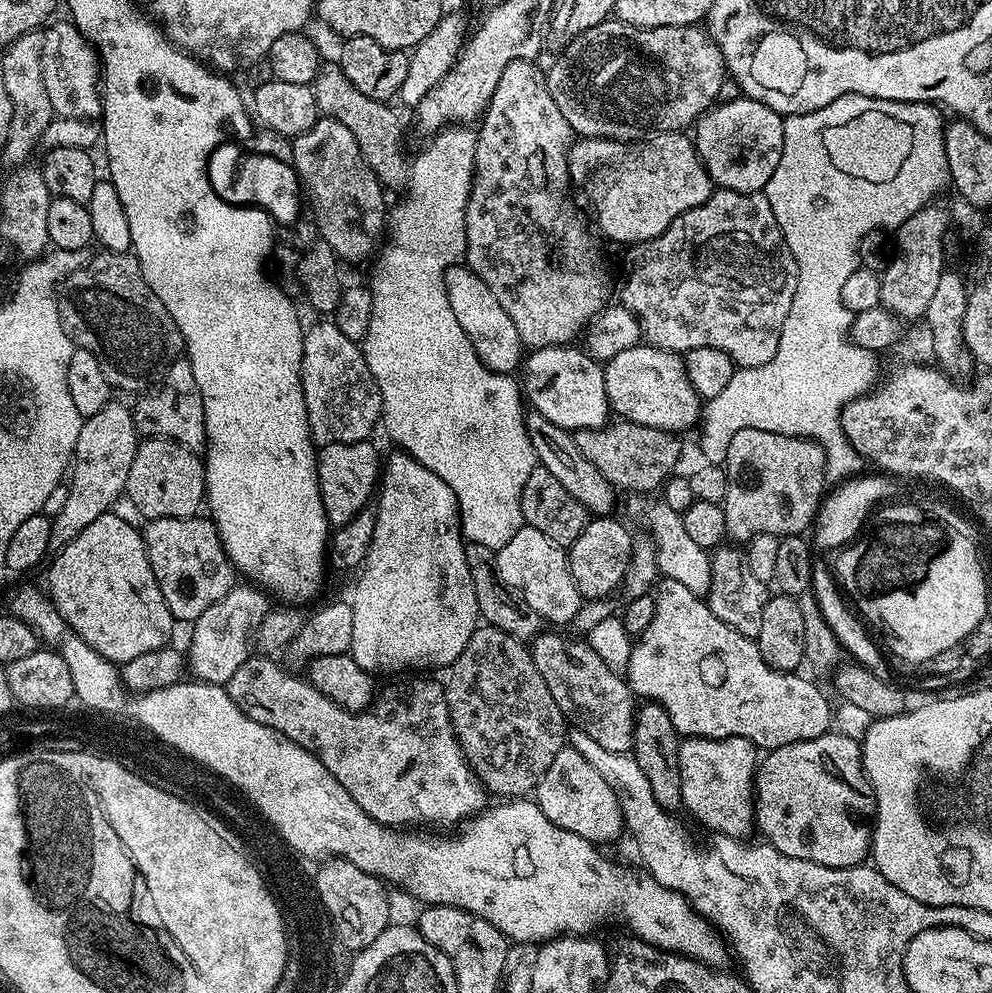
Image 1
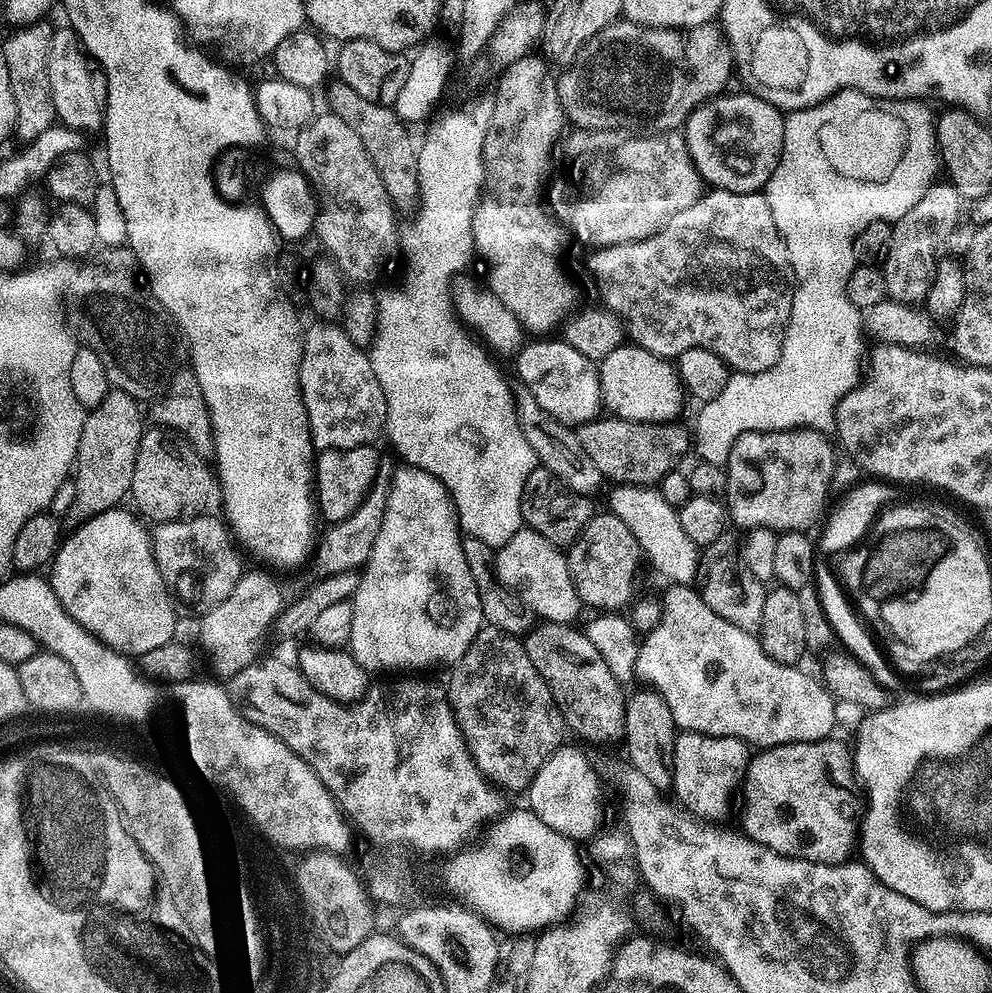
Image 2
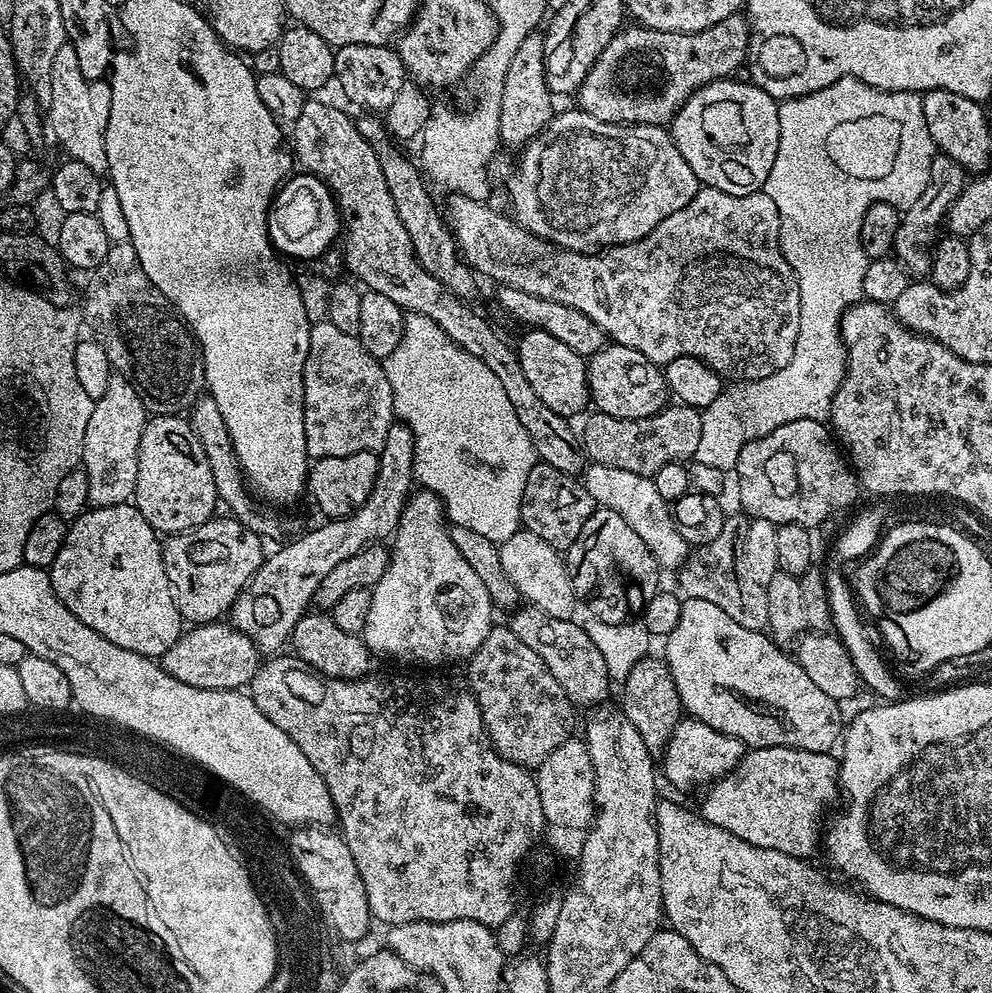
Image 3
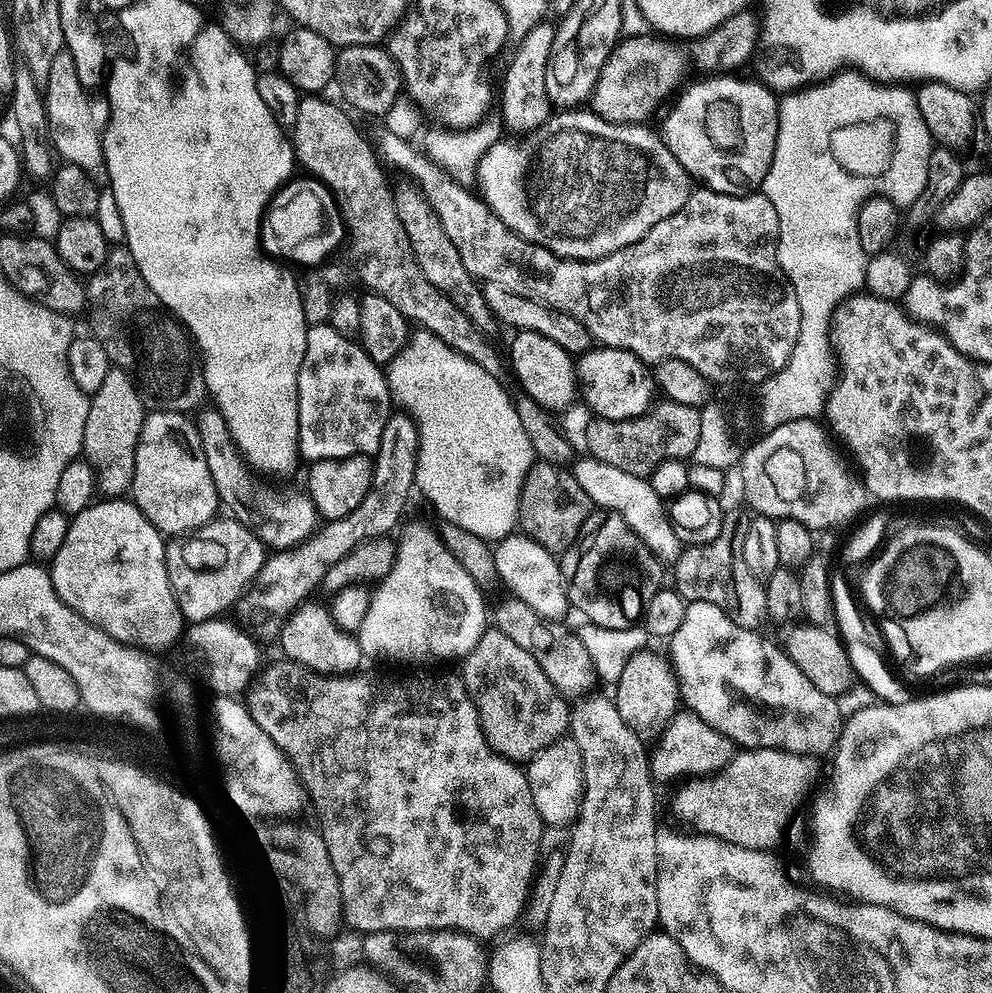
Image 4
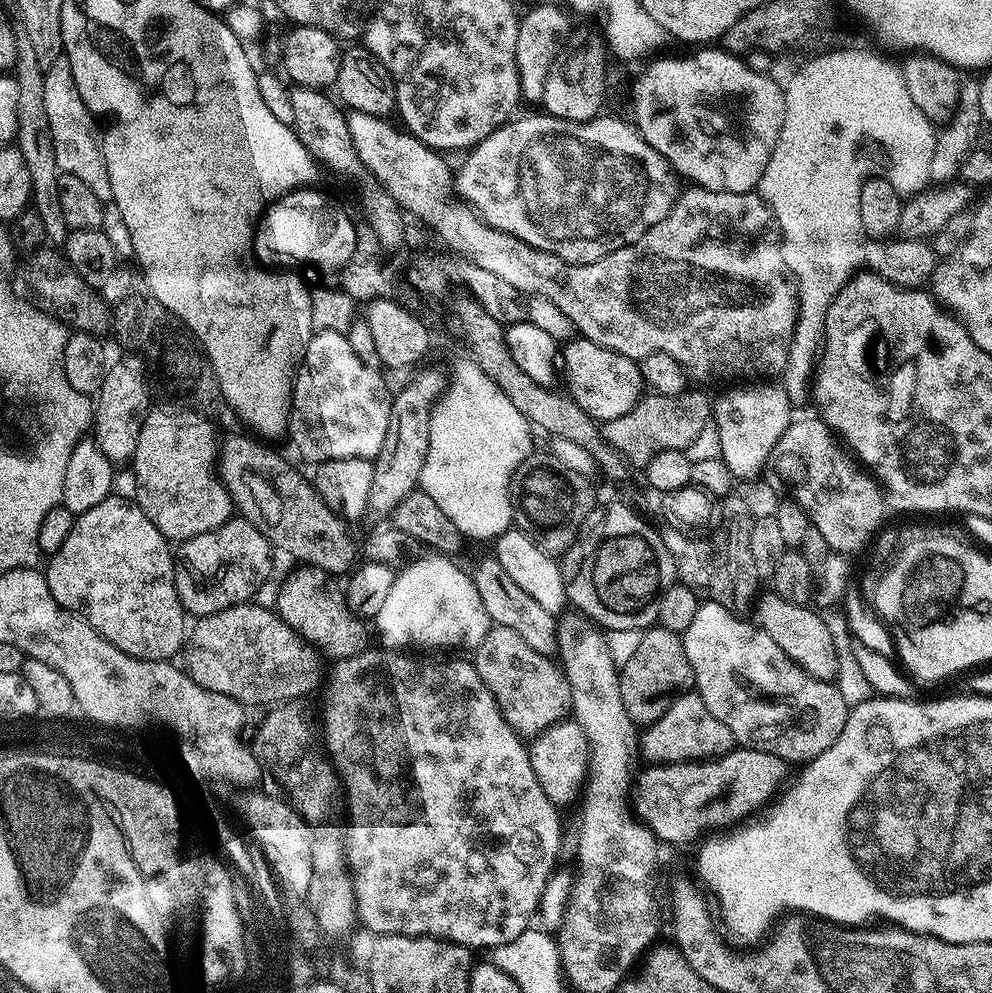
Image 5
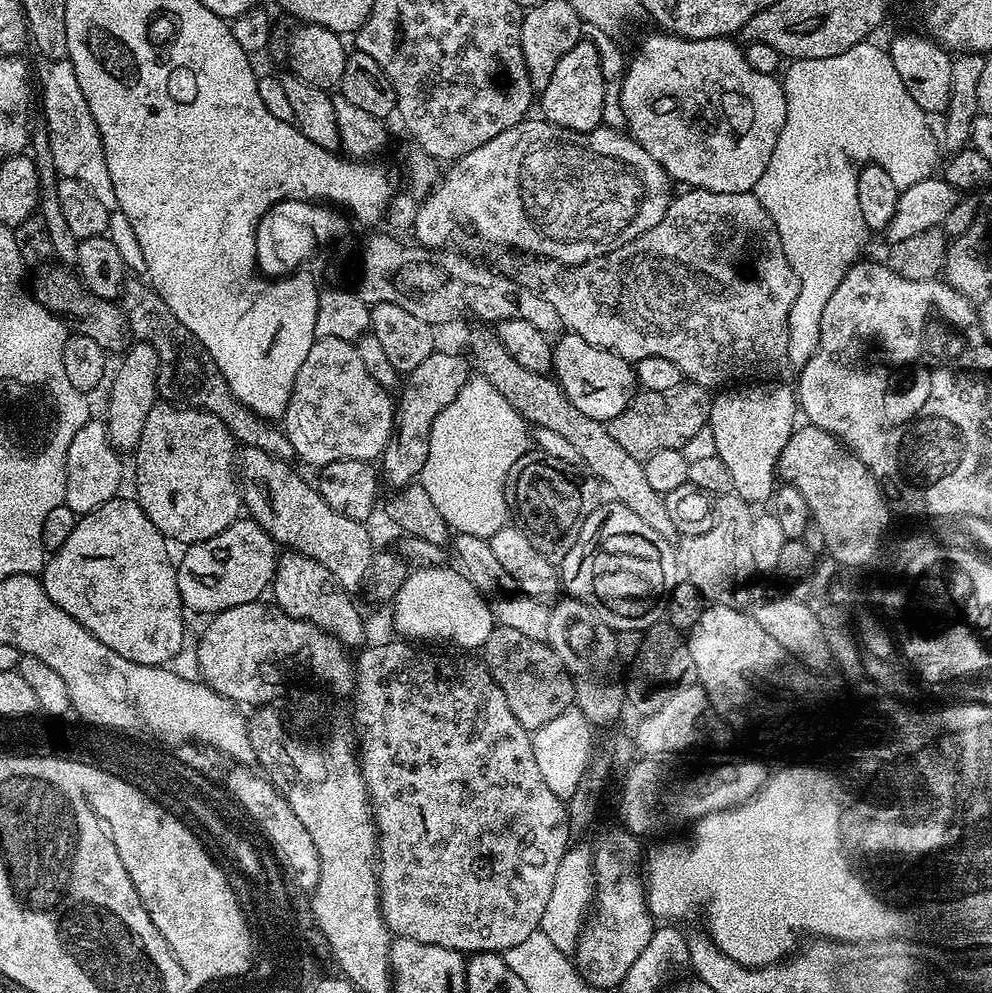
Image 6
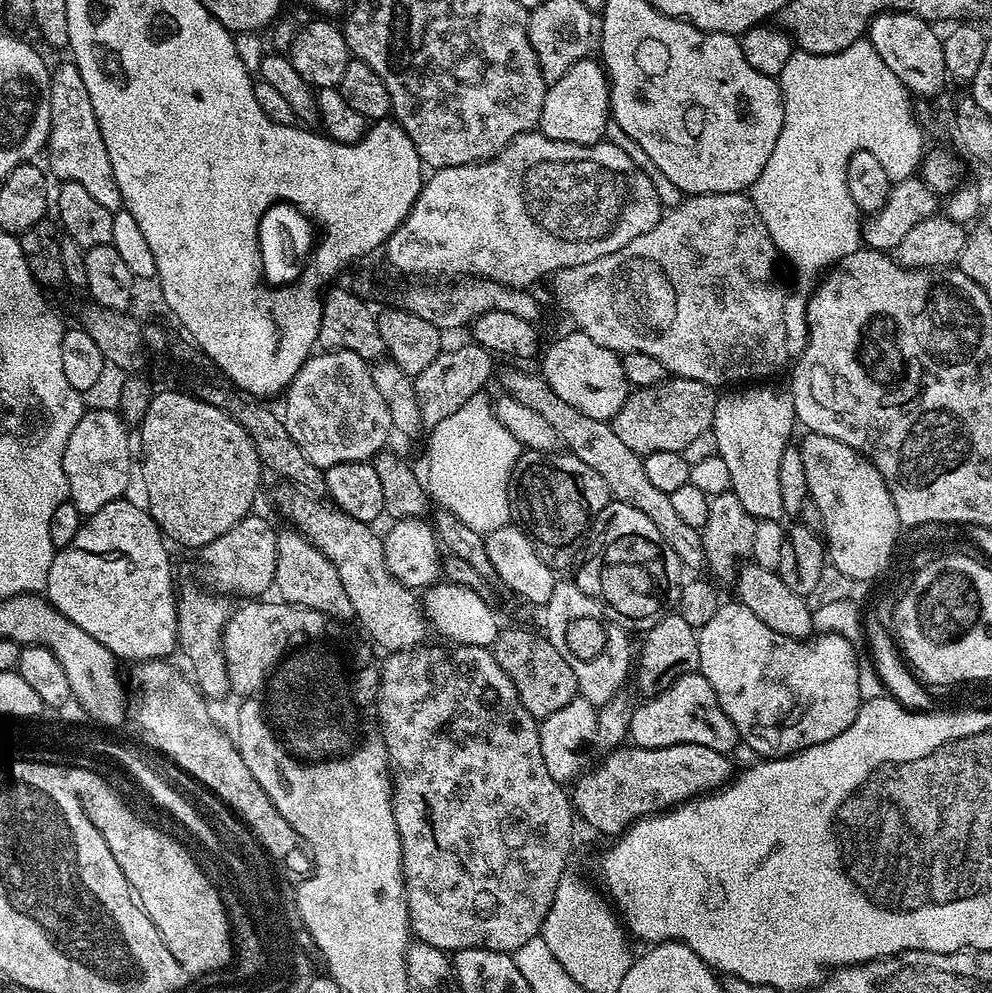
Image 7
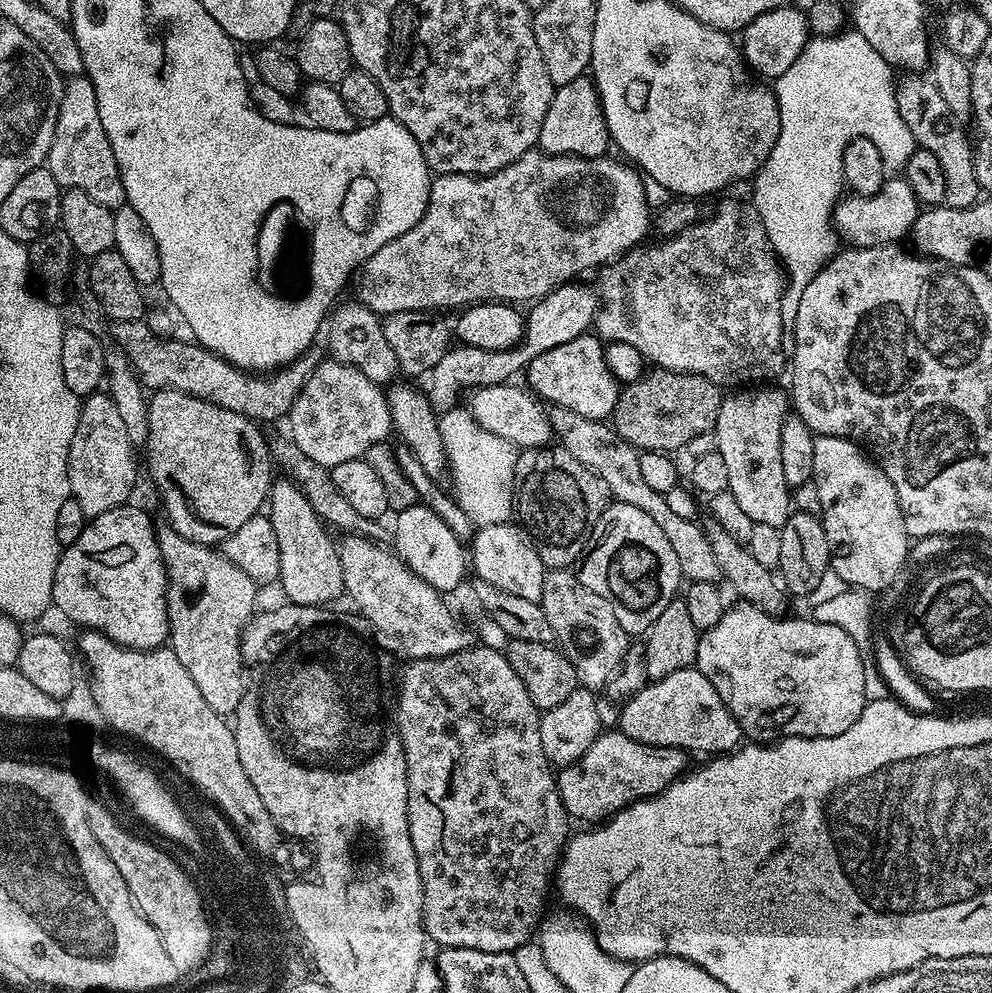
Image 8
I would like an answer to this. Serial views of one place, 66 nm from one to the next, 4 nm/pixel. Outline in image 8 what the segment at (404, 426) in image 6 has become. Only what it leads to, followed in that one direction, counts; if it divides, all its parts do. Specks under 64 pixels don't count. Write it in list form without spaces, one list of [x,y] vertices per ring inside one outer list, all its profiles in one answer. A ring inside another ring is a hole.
[[[569,282],[560,285],[552,292],[541,296],[539,300],[527,309],[524,322],[524,337],[520,343],[510,350],[491,352],[490,350],[478,350],[478,346],[449,347],[442,362],[434,366],[434,370],[427,377],[426,395],[428,401],[437,413],[443,414],[457,407],[461,403],[460,388],[475,390],[494,386],[495,384],[506,384],[513,379],[515,372],[523,373],[528,363],[538,354],[546,354],[546,350],[554,350],[554,346],[562,346],[562,342],[570,342],[574,338],[585,335],[593,327],[596,313],[598,311],[598,296],[580,282]]]

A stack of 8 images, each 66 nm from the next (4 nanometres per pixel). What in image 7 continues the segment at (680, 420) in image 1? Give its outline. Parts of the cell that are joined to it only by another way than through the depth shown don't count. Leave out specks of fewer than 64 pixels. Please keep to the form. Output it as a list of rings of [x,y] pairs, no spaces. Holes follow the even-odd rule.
[[[571,331],[558,337],[549,348],[547,345],[543,349],[544,361],[541,362],[539,371],[550,390],[554,390],[562,402],[570,402],[574,410],[582,410],[582,414],[590,418],[611,421],[618,410],[622,410],[630,391],[624,373],[624,361],[606,346],[598,346],[598,342],[594,342],[584,332]]]

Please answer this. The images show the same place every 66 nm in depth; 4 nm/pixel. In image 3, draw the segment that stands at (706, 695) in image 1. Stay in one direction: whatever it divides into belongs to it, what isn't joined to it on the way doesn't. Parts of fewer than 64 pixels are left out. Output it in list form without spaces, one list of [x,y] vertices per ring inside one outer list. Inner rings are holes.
[[[685,599],[678,624],[666,637],[665,644],[668,645],[662,653],[663,659],[680,695],[681,709],[691,719],[706,722],[706,726],[714,726],[714,730],[738,738],[749,749],[782,746],[827,752],[835,749],[835,744],[837,747],[842,736],[841,705],[830,698],[830,694],[822,694],[822,690],[818,690],[806,675],[806,670],[802,670],[789,653],[787,656],[784,653],[787,651],[775,644],[771,636],[738,626],[730,614],[718,610],[718,606],[710,602]]]

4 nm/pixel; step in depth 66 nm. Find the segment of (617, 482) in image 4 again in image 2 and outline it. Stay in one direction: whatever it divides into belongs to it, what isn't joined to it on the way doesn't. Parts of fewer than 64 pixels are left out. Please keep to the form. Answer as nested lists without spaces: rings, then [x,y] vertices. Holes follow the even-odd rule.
[[[617,483],[613,488],[608,496],[607,511],[622,518],[622,522],[630,526],[630,534],[634,534],[643,559],[647,563],[649,560],[653,570],[661,572],[668,582],[691,585],[700,571],[702,552],[697,544],[690,542],[686,530],[682,530],[679,511],[672,508],[666,498],[662,498],[659,487]]]

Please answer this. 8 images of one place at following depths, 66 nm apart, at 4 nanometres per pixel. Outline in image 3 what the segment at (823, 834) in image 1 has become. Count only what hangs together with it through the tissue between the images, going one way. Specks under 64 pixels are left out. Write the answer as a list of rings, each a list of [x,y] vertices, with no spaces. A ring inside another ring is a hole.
[[[754,748],[745,751],[744,757],[736,766],[736,771],[727,772],[721,780],[715,781],[707,789],[704,801],[698,807],[704,823],[714,826],[750,842],[750,846],[762,846],[766,850],[778,850],[787,856],[812,858],[816,847],[822,844],[820,815],[841,795],[840,765],[831,751],[815,752],[797,748]]]

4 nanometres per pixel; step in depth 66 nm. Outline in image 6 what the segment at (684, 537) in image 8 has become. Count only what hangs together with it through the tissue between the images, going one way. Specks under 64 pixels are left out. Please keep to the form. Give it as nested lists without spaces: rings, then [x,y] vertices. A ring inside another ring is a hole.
[[[478,327],[482,328],[474,329],[468,336],[475,371],[484,376],[486,382],[490,382],[490,386],[494,386],[494,390],[498,390],[498,394],[502,394],[502,398],[506,398],[506,402],[510,402],[510,406],[514,406],[517,414],[529,425],[562,434],[562,438],[566,438],[566,442],[570,442],[574,445],[574,450],[578,450],[580,460],[588,463],[587,471],[605,489],[612,488],[611,495],[634,510],[634,514],[638,514],[642,522],[648,523],[665,538],[675,537],[677,530],[674,522],[670,522],[663,495],[650,487],[643,463],[626,454],[626,450],[622,450],[622,446],[618,446],[618,442],[610,438],[607,423],[582,414],[582,410],[578,410],[578,406],[574,406],[574,402],[566,398],[551,375],[526,370],[526,366],[521,366],[515,358],[510,358],[506,346],[502,346],[491,327]]]

